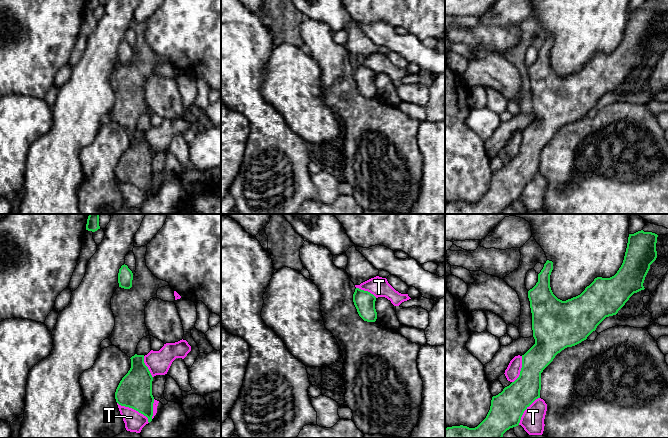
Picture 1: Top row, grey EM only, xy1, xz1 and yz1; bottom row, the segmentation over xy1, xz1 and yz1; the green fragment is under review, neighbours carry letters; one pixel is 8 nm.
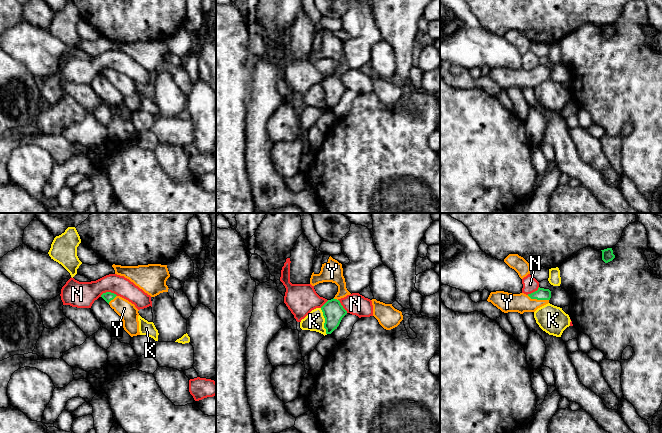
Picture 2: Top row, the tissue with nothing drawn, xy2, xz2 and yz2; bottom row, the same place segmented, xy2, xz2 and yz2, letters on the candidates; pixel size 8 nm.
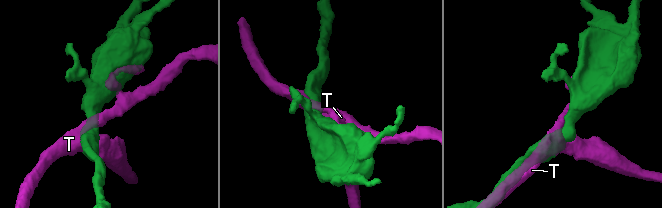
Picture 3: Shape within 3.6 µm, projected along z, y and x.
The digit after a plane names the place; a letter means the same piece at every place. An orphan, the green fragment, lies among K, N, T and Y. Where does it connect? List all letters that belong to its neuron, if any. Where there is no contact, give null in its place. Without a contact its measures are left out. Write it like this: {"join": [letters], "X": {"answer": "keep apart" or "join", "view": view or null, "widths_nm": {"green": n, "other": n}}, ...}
{"join": ["Y"], "K": {"answer": "keep apart", "view": "xz2", "widths_nm": {"green": 170, "other": 160}}, "N": {"answer": "keep apart", "view": "xy2", "widths_nm": {"green": 80, "other": 200}}, "T": {"answer": "keep apart", "view": "xy1", "widths_nm": {"green": 280, "other": 160}}, "Y": {"answer": "join", "view": "yz2", "widths_nm": {"green": 100, "other": 160}}}

